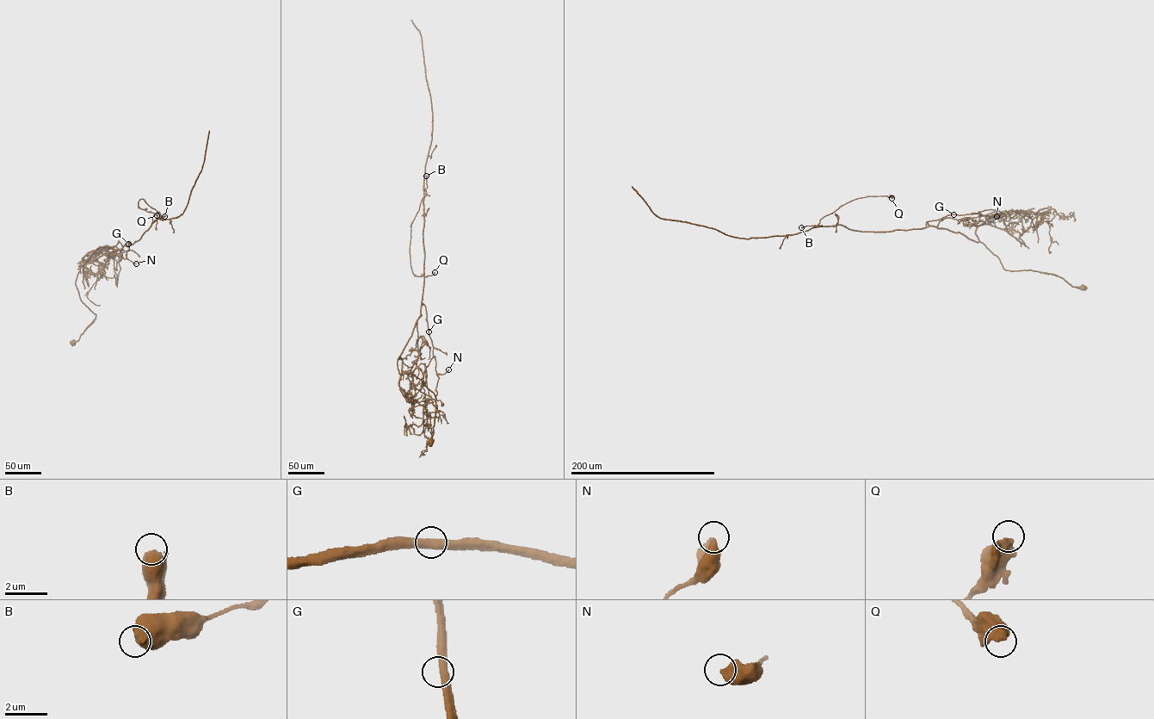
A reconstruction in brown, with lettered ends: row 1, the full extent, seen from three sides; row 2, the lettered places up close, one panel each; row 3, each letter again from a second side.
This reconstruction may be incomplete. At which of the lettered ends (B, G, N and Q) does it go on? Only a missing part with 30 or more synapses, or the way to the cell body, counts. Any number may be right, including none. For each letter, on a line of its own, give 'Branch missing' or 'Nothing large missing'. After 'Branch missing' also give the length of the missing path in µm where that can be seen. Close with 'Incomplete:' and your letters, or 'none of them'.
B: Nothing large missing
G: Nothing large missing
N: Nothing large missing
Q: Nothing large missing
Incomplete: none of them

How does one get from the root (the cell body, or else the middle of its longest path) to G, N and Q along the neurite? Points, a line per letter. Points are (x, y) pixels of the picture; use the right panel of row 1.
G: (1083, 288), (1052, 274), (1005, 269), (975, 232), (993, 214), (953, 214)
N: (1083, 288), (1052, 274), (1004, 269), (975, 232), (993, 214), (979, 212), (996, 210), (1000, 214), (996, 216)
Q: (1083, 288), (1052, 274), (1007, 270), (982, 243), (945, 228), (814, 226), (854, 199), (891, 198)

